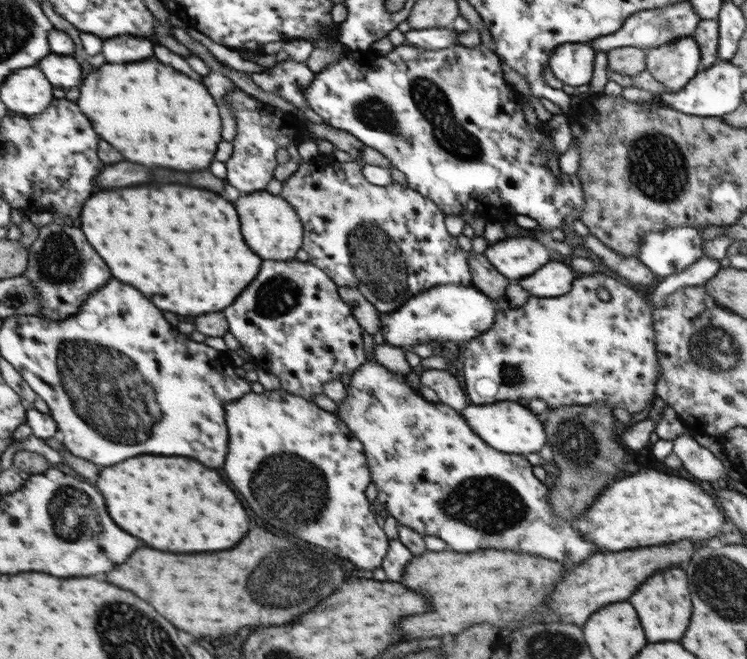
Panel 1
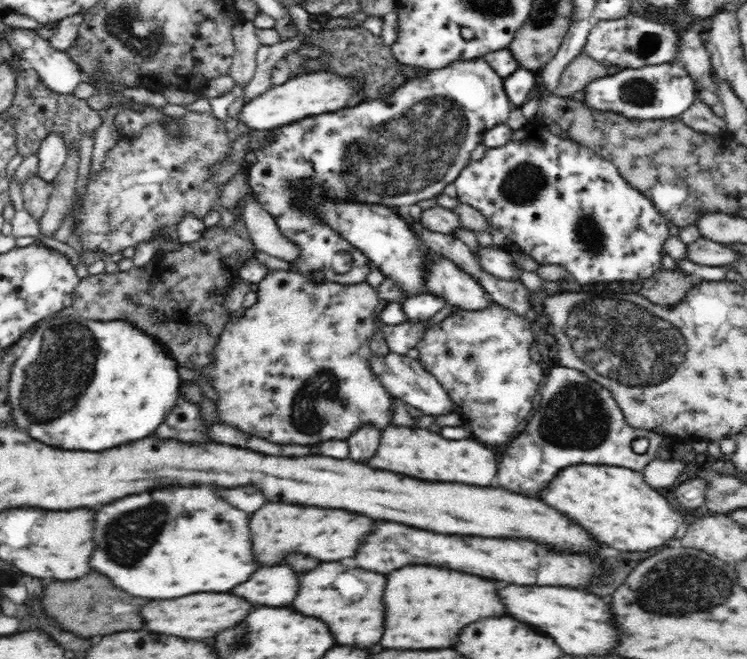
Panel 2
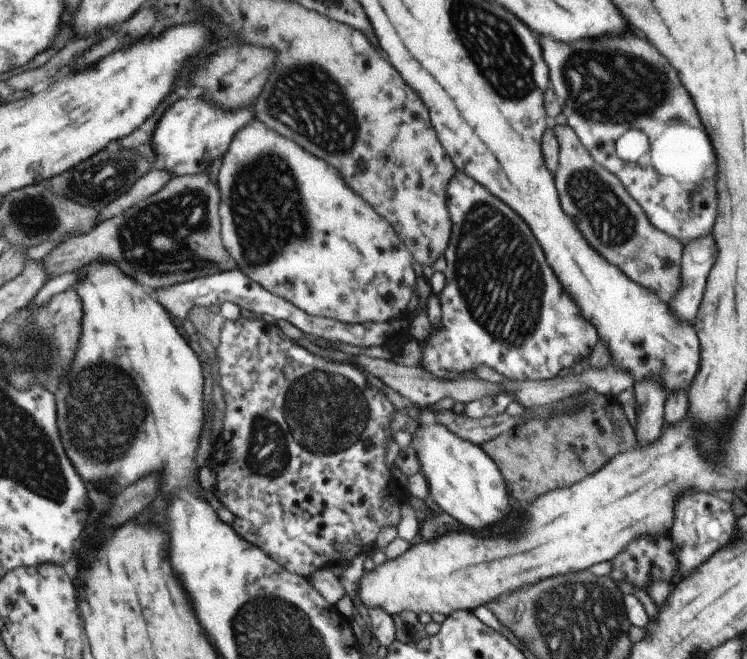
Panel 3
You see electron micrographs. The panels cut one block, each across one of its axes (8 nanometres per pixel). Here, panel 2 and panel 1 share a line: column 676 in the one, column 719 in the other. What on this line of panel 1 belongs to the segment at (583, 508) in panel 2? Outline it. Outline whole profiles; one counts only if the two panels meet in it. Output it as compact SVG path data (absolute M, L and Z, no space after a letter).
M643 464L631 474L633 472L635 476L607 486L605 494L601 494L601 498L597 498L597 502L593 502L593 506L581 514L581 518L573 520L573 526L581 530L579 533L582 538L603 550L619 552L639 546L669 544L675 540L699 542L715 536L723 520L726 520L717 510L715 500L699 486L683 480L680 472L662 472Z

